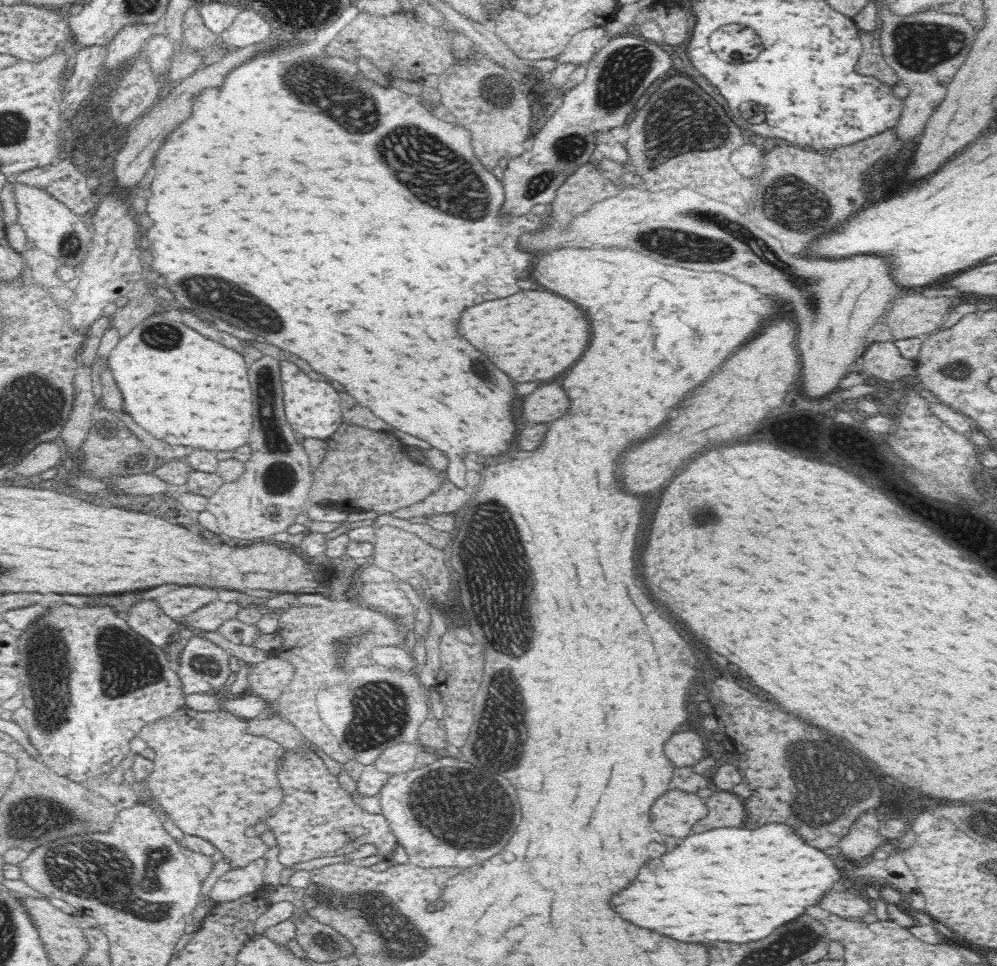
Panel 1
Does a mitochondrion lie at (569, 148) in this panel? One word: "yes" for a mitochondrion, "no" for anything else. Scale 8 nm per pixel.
yes

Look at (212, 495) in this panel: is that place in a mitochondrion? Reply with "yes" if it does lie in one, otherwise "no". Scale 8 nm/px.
no

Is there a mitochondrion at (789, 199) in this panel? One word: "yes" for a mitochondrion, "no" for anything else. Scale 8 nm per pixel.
yes

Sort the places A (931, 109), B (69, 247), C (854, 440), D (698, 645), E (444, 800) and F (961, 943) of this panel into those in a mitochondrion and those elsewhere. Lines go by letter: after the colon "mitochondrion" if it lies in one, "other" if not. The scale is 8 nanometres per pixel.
A: other
B: mitochondrion
C: other
D: other
E: mitochondrion
F: other

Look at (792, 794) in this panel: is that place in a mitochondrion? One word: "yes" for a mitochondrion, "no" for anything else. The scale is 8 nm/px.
yes

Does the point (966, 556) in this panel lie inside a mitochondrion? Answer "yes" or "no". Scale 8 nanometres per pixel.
no

